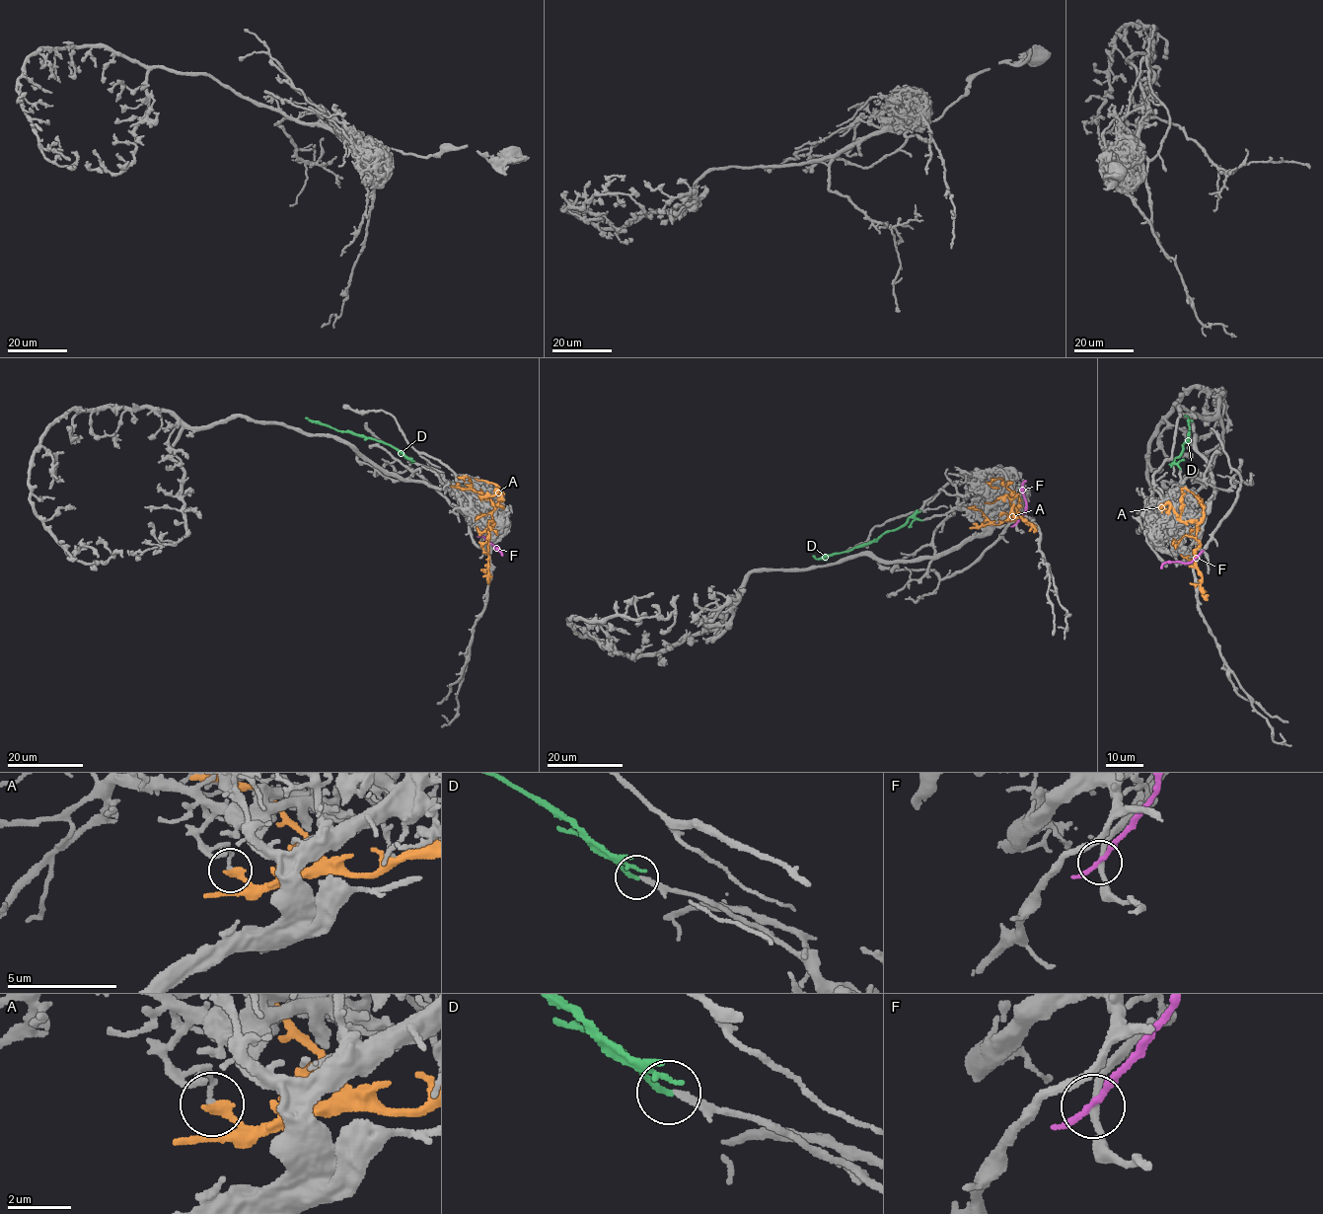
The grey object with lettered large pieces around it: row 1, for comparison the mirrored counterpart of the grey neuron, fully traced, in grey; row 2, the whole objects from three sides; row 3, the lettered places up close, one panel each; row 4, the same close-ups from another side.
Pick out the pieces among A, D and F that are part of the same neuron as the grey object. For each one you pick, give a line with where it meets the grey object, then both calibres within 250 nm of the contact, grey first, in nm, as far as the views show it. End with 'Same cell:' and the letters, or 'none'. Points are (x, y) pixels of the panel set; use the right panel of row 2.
D: Touches grey at (1180, 469). Thickness 200 nm (grey) against 200 nm
Same cell: D

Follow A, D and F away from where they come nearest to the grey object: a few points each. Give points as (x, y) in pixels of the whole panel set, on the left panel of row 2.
A: (457, 483), (479, 492), (490, 500), (494, 509), (488, 539), (488, 581), (485, 579)
D: (412, 462), (388, 443), (305, 417)
F: (482, 536), (502, 556)

